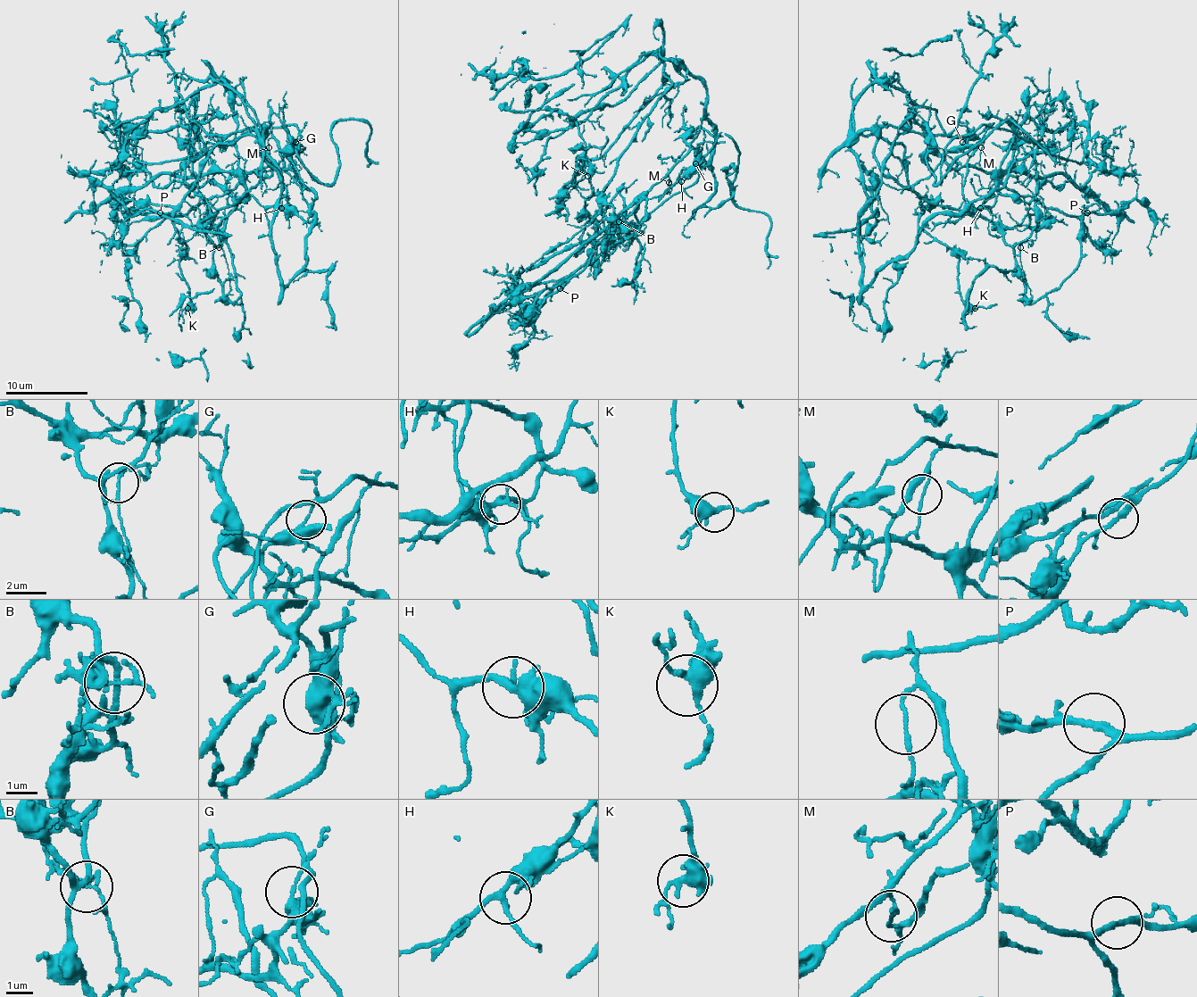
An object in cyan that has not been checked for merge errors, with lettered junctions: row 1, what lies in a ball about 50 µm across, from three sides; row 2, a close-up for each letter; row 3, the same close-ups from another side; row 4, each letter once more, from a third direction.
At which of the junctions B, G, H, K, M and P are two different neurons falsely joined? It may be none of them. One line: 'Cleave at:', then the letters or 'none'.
Cleave at: B, G, M

